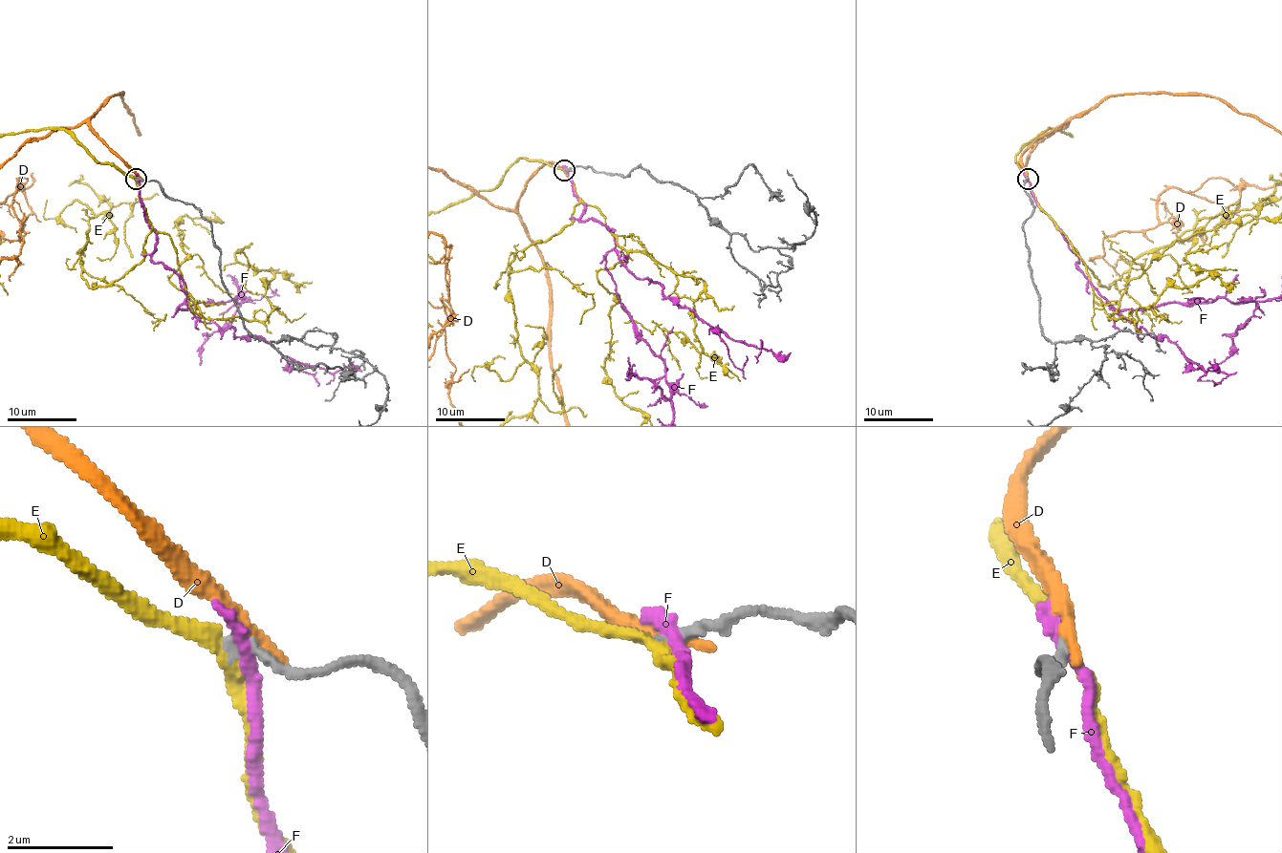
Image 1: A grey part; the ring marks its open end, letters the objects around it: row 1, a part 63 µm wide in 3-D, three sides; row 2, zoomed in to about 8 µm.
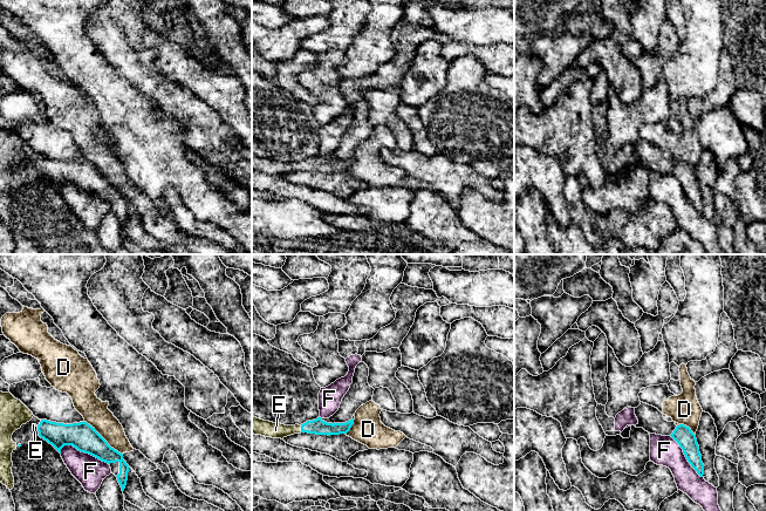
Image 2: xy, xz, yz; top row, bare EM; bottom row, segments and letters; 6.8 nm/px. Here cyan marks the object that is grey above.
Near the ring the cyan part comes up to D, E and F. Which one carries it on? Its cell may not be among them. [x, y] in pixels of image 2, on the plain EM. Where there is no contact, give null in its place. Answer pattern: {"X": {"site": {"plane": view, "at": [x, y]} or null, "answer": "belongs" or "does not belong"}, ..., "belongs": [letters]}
{"D": {"site": {"plane": "xy", "at": [103, 176]}, "answer": "does not belong"}, "E": {"site": {"plane": "xz", "at": [301, 167]}, "answer": "belongs"}, "F": {"site": {"plane": "xy", "at": [84, 190]}, "answer": "does not belong"}, "belongs": ["E"]}

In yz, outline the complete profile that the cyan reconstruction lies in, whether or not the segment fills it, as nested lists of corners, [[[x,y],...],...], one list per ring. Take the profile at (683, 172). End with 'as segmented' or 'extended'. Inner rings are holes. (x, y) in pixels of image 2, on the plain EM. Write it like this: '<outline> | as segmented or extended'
[[[679,162],[676,164],[670,173],[683,186],[683,190],[691,204],[697,209],[700,214],[703,214],[704,202],[702,199],[702,192],[699,190],[699,183],[697,180],[696,172],[691,169],[689,164]]] | as segmented

